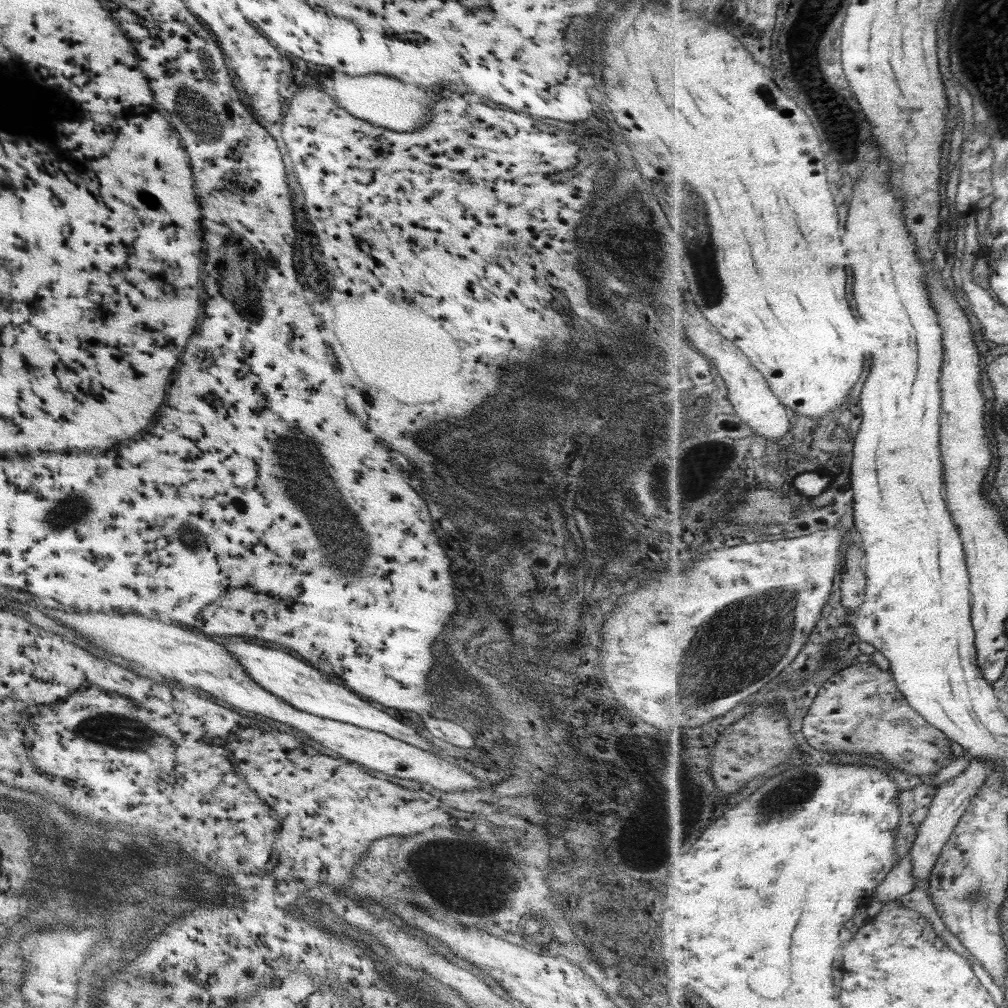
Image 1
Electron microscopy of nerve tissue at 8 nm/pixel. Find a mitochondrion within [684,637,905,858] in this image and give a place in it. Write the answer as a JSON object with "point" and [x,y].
{"point":[779,804]}

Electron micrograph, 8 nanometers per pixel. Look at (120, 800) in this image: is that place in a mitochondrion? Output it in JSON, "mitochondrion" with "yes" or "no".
{"mitochondrion":"no"}

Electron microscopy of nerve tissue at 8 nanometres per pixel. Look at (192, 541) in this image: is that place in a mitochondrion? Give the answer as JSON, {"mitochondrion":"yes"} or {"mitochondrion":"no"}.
{"mitochondrion":"yes"}

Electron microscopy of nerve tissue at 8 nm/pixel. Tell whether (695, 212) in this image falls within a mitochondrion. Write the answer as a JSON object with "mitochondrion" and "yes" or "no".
{"mitochondrion":"yes"}

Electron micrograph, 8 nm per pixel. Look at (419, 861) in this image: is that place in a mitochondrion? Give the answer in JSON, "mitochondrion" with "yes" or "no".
{"mitochondrion":"yes"}

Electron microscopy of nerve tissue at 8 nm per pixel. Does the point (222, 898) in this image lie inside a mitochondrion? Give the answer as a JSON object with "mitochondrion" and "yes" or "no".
{"mitochondrion":"no"}

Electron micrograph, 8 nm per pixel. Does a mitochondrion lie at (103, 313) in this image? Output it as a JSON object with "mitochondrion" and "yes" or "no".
{"mitochondrion":"no"}

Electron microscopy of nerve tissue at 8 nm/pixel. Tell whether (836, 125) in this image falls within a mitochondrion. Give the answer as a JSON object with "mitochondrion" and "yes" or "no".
{"mitochondrion":"yes"}

